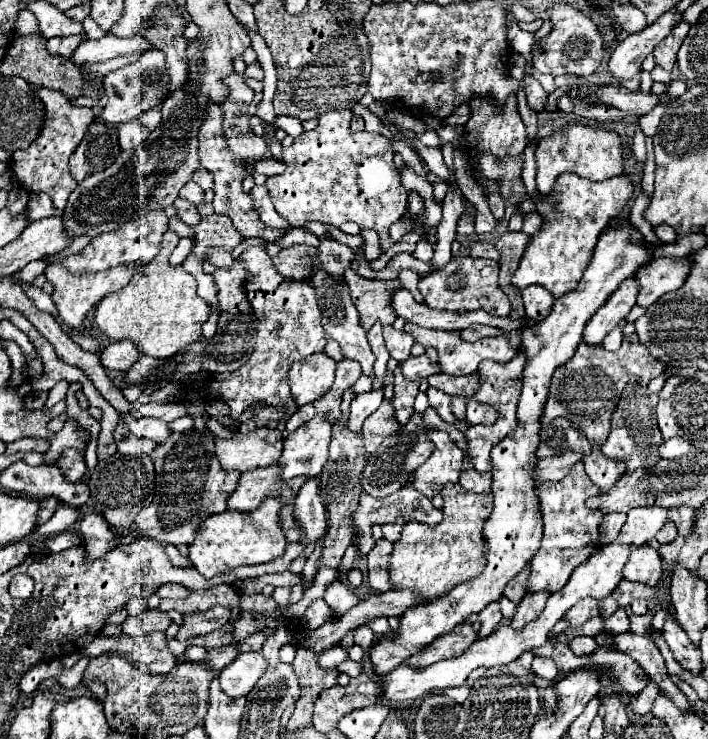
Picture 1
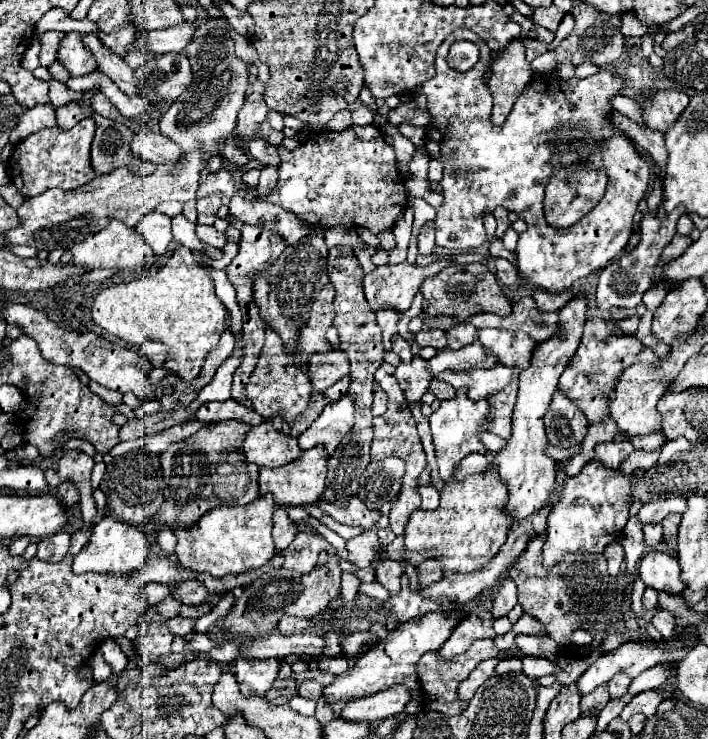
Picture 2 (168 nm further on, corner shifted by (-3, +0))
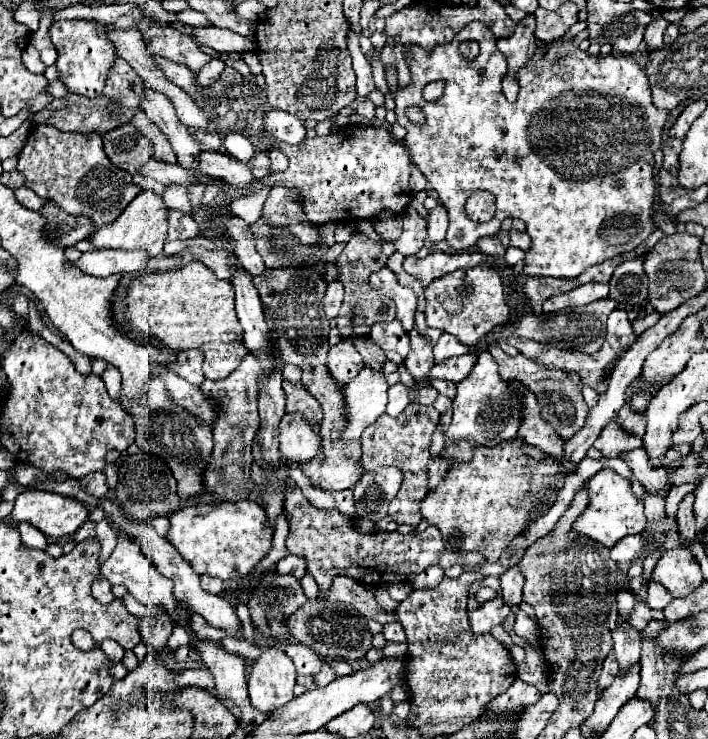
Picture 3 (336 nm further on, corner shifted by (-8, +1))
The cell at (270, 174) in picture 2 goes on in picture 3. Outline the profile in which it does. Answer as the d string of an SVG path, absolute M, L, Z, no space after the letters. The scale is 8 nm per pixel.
M271 148L269 150L269 160L271 160L271 172L279 172L279 170L285 170L287 168L287 160L279 152L279 148Z

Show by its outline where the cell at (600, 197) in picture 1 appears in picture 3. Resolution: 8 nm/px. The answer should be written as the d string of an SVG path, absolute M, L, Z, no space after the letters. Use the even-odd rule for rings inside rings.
M471 22L461 30L461 40L479 42L481 50L473 62L459 54L459 42L437 46L431 54L413 50L407 56L411 84L395 94L397 122L407 128L407 150L449 212L447 244L455 252L465 252L473 248L479 238L489 236L489 228L499 228L503 218L521 218L531 238L523 272L527 276L575 278L587 268L645 242L653 232L653 224L649 222L655 200L653 154L661 146L661 130L667 112L653 106L647 76L635 60L613 54L597 60L597 56L571 48L571 42L541 44L527 66L519 70L519 98L515 104L509 104L501 92L507 60L497 50L497 40L491 30L483 22ZM433 80L445 80L445 92L437 102L427 102L423 98L423 86ZM409 106L423 110L425 122L421 126L405 116ZM475 190L493 192L497 200L497 214L493 220L481 224L467 216L465 202Z

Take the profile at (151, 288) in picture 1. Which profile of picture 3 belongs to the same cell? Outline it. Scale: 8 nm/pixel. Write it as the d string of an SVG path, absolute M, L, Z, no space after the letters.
M193 260L177 270L145 274L131 282L125 294L125 318L133 334L171 350L203 350L203 374L209 380L229 376L247 354L235 316L235 296L229 280L219 280L205 264Z

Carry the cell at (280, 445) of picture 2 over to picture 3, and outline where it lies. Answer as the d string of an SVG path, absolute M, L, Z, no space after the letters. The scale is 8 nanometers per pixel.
M285 414L279 428L279 452L281 460L305 462L319 452L319 434L299 414Z

